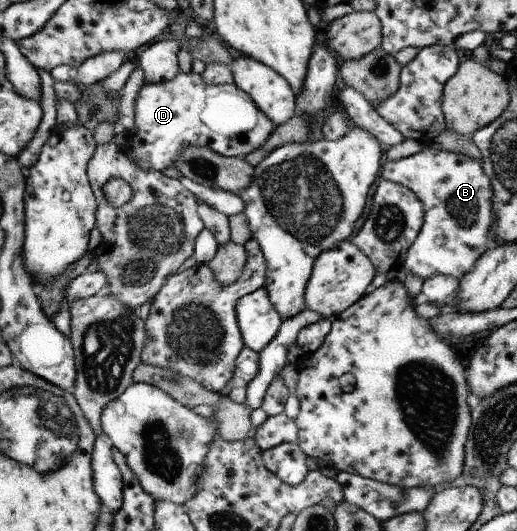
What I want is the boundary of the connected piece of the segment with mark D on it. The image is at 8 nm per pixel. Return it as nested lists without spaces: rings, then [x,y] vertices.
[[[180,71],[174,80],[162,84],[144,83],[134,100],[134,114],[139,134],[132,134],[124,143],[126,156],[140,170],[156,172],[174,166],[178,154],[190,146],[210,148],[224,157],[245,158],[260,148],[276,128],[235,83],[210,84],[196,72]]]

